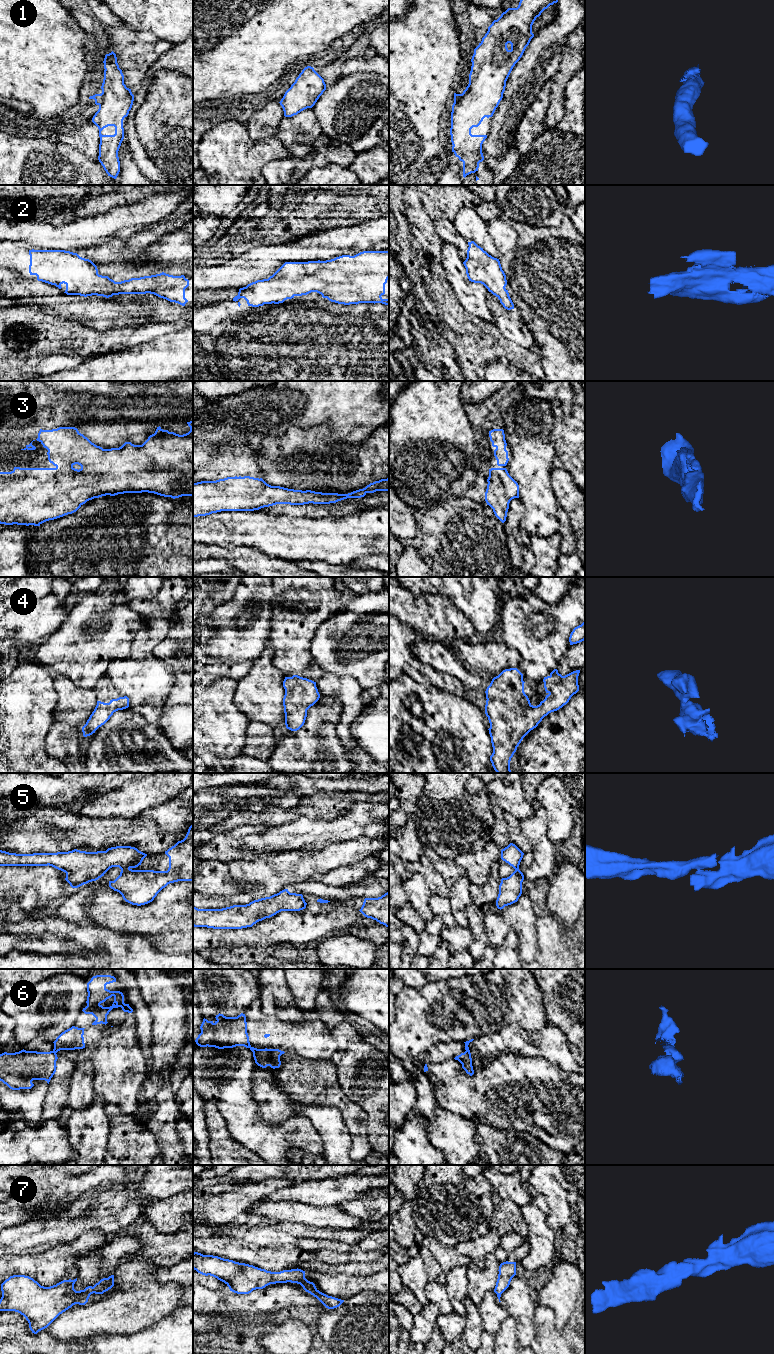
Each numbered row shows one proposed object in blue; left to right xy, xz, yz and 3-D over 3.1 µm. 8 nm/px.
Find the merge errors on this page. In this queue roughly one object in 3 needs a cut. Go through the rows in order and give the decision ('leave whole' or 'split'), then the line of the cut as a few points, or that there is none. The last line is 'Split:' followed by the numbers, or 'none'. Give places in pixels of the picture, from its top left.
1: leave whole | no cut
2: leave whole | no cut
3: leave whole | no cut
4: leave whole | no cut
5: split | xy (129, 868), (121, 870)
6: split | xy (53, 1050), (55, 1053)
7: leave whole | no cut
Split: 5, 6

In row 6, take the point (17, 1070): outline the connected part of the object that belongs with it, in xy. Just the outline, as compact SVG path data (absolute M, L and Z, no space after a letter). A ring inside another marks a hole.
M54 1051L4 1052L0 1054L0 1081L12 1090L31 1089L33 1080L45 1080L49 1084L56 1072L57 1059Z

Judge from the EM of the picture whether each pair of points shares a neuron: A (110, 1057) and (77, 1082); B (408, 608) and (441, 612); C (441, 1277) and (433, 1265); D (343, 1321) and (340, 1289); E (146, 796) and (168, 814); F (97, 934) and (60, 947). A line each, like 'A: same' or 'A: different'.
A: different
B: same
C: same
D: different
E: different
F: different

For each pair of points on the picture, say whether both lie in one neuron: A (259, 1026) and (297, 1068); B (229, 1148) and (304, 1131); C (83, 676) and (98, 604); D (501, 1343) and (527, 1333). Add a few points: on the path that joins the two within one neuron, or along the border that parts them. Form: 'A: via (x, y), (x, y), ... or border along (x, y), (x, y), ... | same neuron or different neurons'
A: border along (307, 1058), (284, 1052), (280, 1056), (278, 1067) | different neurons
B: border along (226, 1128), (236, 1141), (256, 1154) | different neurons
C: via (83, 658), (83, 645), (95, 631), (95, 622) | same neuron
D: border along (509, 1315), (516, 1322), (516, 1338), (518, 1343) | different neurons

